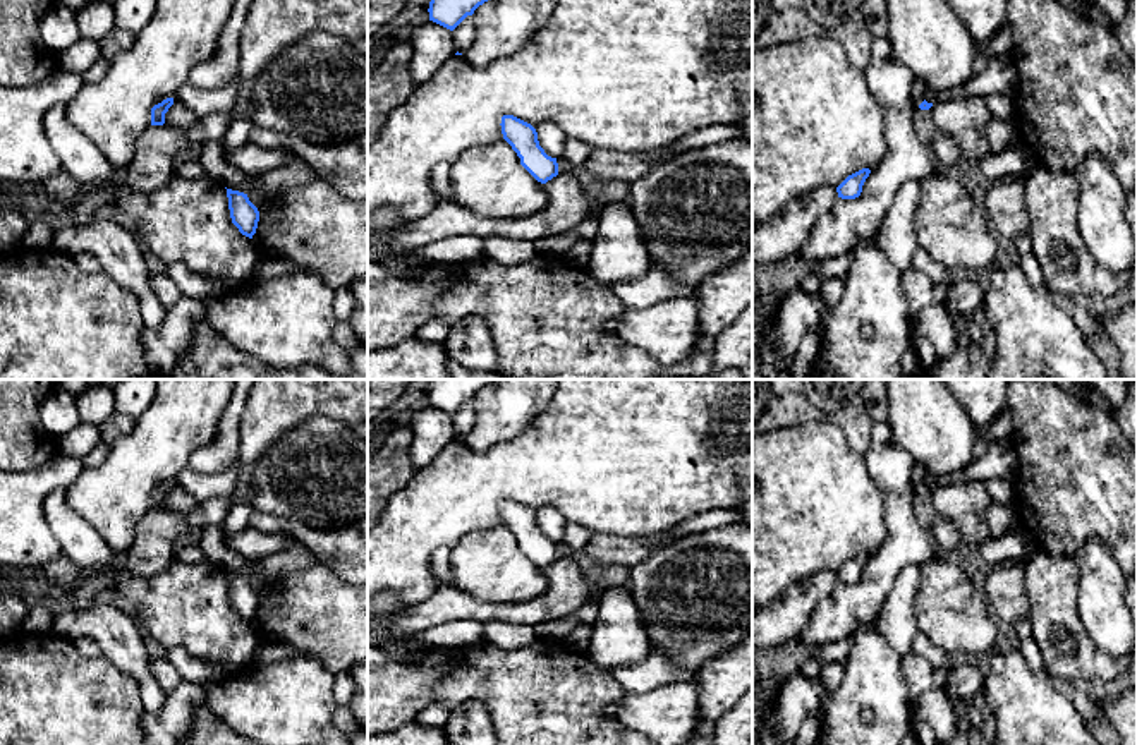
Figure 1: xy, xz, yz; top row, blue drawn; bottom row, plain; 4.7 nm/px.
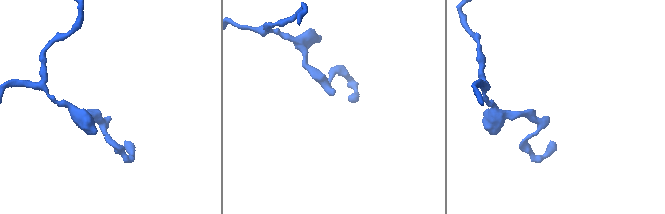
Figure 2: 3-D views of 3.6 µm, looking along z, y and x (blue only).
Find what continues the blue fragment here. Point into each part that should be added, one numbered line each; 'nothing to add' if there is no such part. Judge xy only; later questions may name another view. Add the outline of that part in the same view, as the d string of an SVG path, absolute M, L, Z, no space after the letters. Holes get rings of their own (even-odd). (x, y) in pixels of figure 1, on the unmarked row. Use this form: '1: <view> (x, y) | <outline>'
nothing to add

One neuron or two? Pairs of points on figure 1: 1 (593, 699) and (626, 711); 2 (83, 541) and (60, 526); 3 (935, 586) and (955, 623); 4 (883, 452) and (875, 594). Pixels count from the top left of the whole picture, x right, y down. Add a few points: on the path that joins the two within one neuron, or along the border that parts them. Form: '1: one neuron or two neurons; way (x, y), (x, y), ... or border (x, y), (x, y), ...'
1: two neurons; border (626, 694), (605, 711), (608, 718), (624, 726)
2: one neuron; way (78, 538), (66, 526)
3: one neuron; way (943, 594), (947, 610), (952, 615)
4: one neuron; way (899, 488), (899, 550), (890, 558)

